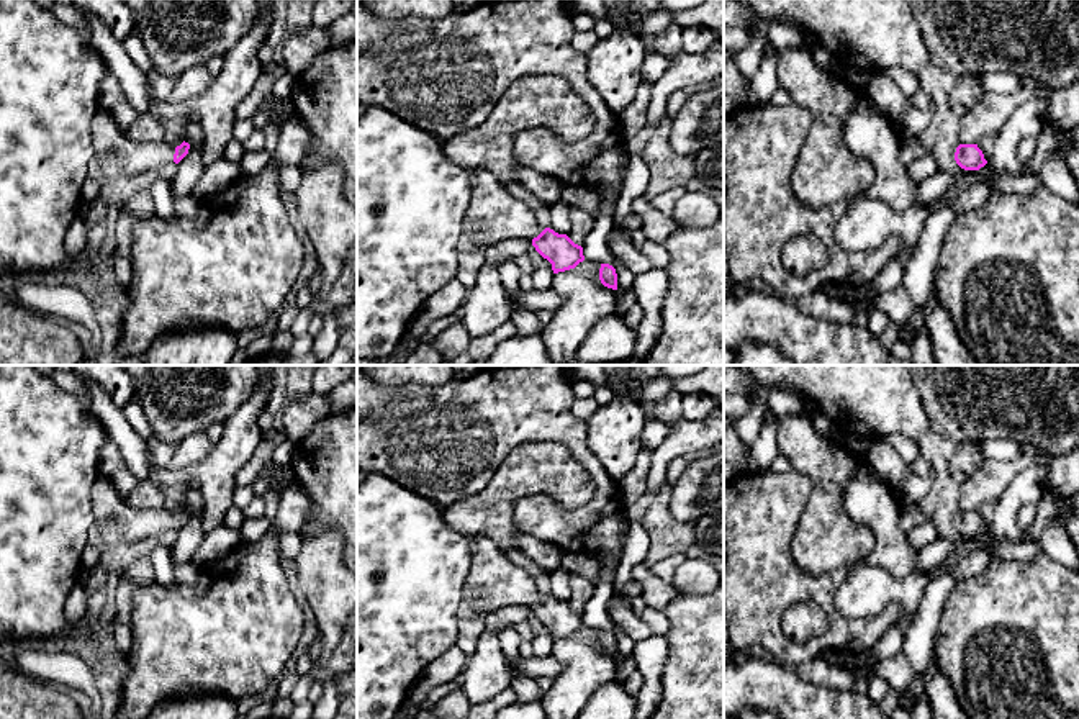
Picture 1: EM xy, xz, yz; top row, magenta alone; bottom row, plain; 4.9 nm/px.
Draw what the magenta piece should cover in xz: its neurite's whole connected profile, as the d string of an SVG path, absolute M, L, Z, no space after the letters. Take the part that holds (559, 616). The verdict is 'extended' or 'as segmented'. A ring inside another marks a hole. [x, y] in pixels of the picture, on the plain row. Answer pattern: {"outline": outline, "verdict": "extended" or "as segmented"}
{"outline": "M475 537L472 568L460 591L457 619L488 616L508 604L526 604L552 631L553 640L585 627L583 614L567 601L542 595L532 577L508 560L488 537Z", "verdict": "extended"}

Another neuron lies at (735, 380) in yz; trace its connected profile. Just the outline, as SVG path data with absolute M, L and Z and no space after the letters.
M727 365L724 369L724 393L738 393L748 400L753 395L760 395L768 401L770 409L778 418L807 408L804 401L794 393L755 388L753 378L737 365Z

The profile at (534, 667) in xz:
M534 655L530 658L519 657L517 668L522 676L537 680L542 676L545 678L558 676L563 670L563 665L553 655L544 658Z

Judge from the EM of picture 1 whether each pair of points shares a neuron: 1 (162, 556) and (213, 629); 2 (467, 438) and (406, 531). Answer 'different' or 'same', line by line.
1: different
2: different

